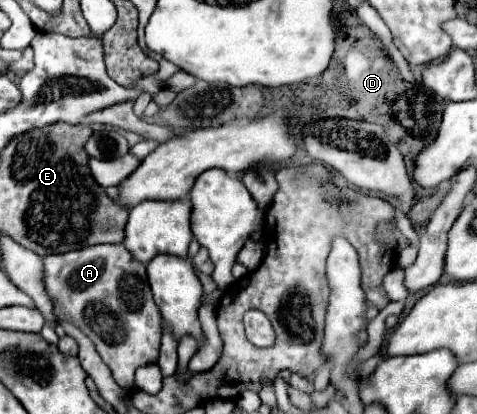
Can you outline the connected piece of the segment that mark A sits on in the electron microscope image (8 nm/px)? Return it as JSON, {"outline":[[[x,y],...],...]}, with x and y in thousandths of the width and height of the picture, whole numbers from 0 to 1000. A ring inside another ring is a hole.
{"outline":[[[197,592],[159,606],[143,606],[130,616],[92,621],[92,693],[113,737],[113,761],[122,775],[151,780],[164,790],[201,838],[214,872],[231,886],[239,920],[260,935],[281,935],[281,896],[298,882],[323,877],[335,848],[340,814],[340,761],[327,732],[319,727],[319,703],[306,669],[306,645],[277,621],[277,611],[260,592]]]}

